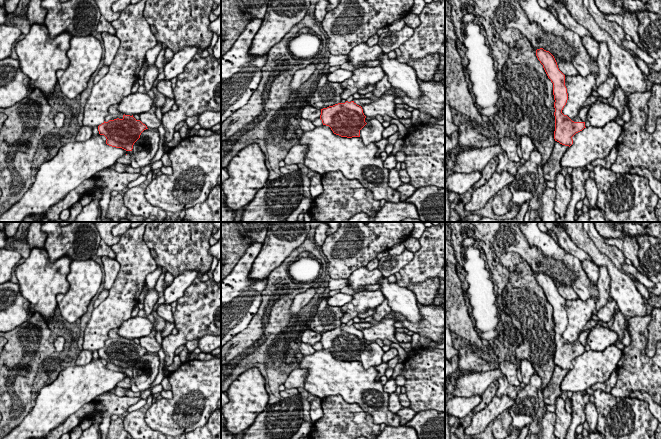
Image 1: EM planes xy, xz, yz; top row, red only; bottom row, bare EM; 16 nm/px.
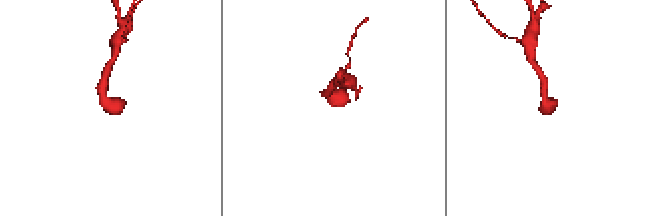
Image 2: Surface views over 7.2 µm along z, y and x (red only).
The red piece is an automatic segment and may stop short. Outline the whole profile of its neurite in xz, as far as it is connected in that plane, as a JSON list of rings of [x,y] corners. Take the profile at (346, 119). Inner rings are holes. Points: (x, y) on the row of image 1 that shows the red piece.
[[[354,101],[338,103],[321,109],[320,119],[334,134],[341,137],[360,137],[360,130],[367,124],[361,106]]]

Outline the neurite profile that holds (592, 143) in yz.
[[[615,120],[608,122],[604,127],[584,128],[572,137],[573,144],[564,153],[561,167],[585,167],[596,159],[606,158],[617,144],[622,129]]]

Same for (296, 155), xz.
[[[301,144],[294,145],[288,151],[286,157],[284,158],[284,162],[286,165],[304,164],[307,152],[308,152],[308,146]]]

